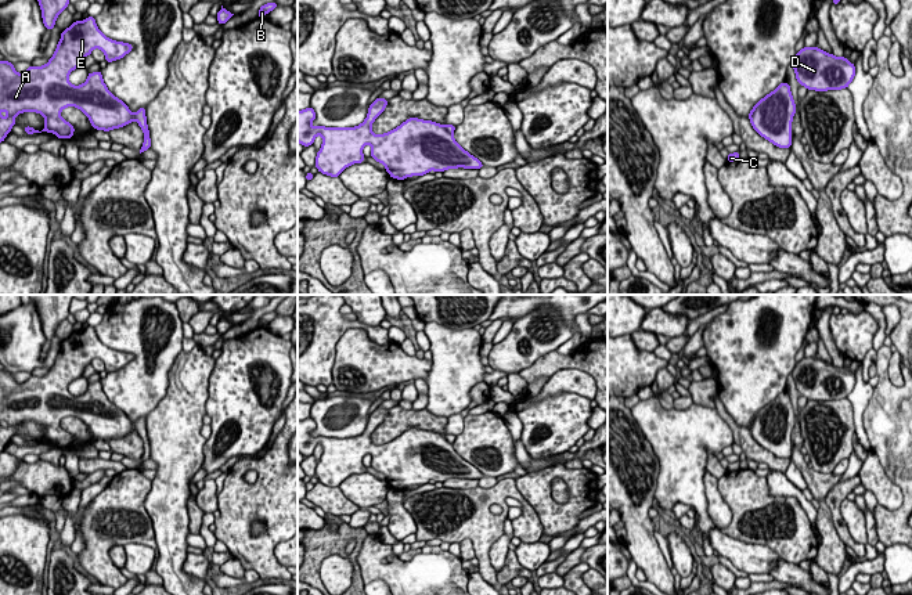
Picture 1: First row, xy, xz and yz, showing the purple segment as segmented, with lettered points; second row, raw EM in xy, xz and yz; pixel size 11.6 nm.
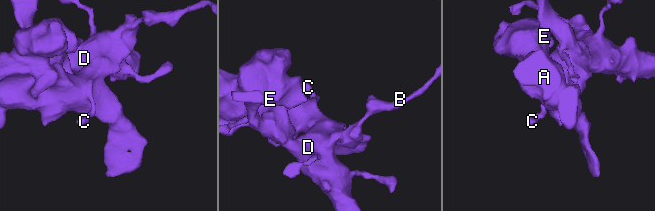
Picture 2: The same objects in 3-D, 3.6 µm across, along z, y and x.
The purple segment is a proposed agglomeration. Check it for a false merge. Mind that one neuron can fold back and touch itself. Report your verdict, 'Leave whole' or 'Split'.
Leave whole

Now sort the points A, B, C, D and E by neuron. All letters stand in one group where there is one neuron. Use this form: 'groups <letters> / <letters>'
groups A B C D E

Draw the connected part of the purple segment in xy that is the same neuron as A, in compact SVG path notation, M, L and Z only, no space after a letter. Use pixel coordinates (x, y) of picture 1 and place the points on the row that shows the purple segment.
M94 17L84 21L75 21L68 29L64 29L57 44L54 55L43 66L29 66L24 73L14 69L14 64L0 61L0 111L7 112L7 118L0 115L0 143L11 131L17 123L15 116L24 112L37 112L44 116L44 129L42 131L54 133L57 138L73 138L75 127L61 118L61 111L66 107L79 108L90 120L95 130L109 131L125 127L134 119L144 133L144 144L140 154L151 148L149 130L147 125L145 107L133 113L129 107L115 97L102 80L101 71L87 75L87 80L80 86L69 83L68 76L72 71L83 65L87 55L94 48L100 48L105 54L105 61L112 62L123 58L133 50L133 44L116 42L107 37L95 25Z

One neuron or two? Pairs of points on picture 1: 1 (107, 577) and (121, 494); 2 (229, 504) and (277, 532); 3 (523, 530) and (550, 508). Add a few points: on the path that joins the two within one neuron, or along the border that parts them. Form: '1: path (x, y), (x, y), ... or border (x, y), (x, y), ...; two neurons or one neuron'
1: path (97, 555), (90, 519), (98, 511); one neuron
2: path (241, 504), (253, 504), (269, 519); one neuron
3: border (519, 491), (536, 512), (543, 534); two neurons

